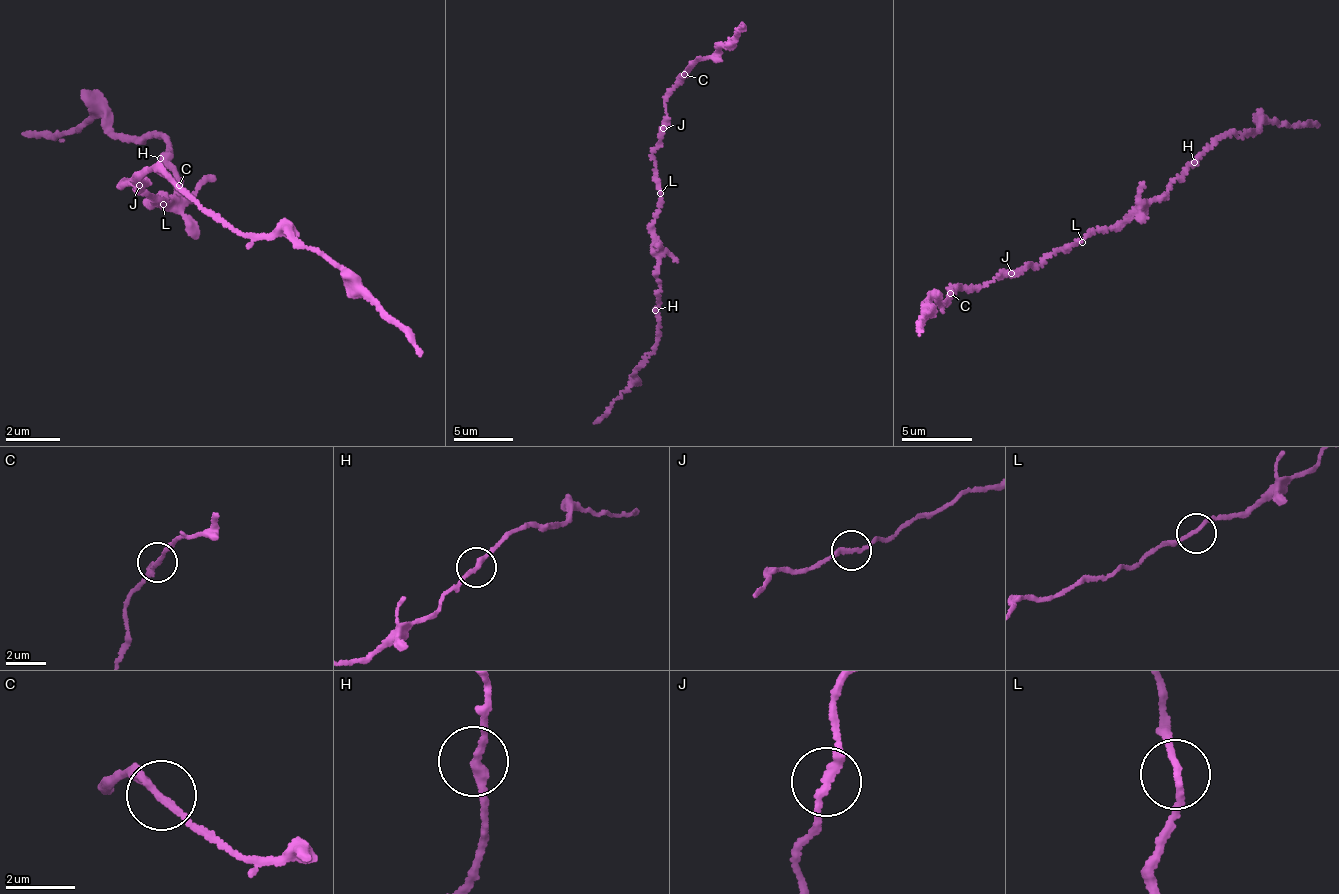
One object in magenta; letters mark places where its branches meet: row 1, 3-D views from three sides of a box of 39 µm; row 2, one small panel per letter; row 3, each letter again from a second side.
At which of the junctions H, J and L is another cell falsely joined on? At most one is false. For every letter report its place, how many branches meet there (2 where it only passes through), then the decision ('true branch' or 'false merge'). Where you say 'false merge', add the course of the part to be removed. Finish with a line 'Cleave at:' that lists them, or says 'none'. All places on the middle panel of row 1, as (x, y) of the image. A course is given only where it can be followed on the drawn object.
H: place (655, 310); branches 2; true branch
J: place (663, 128); branches 2; true branch
L: place (660, 193); branches 2; true branch
Cleave at: none

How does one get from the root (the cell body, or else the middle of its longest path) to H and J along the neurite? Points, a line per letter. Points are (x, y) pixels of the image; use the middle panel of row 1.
H: (661, 192), (653, 227), (659, 257), (654, 273), (660, 287), (655, 310)
J: (661, 192), (657, 186), (653, 156), (664, 128)

